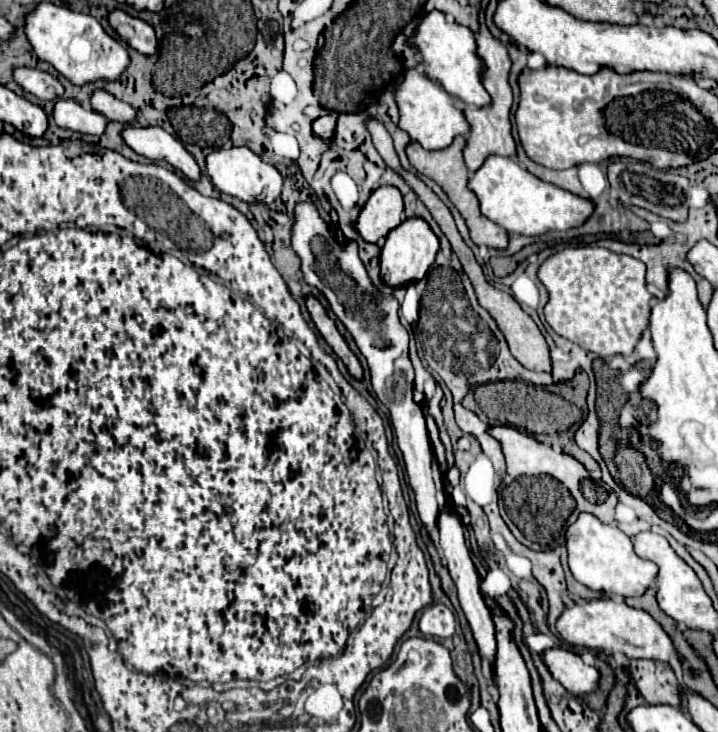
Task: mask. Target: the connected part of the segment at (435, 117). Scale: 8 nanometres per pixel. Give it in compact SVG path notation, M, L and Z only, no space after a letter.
M406 70L404 80L396 86L396 102L400 108L400 128L408 132L412 140L426 146L426 150L448 148L456 136L470 134L470 124L460 104L422 70Z

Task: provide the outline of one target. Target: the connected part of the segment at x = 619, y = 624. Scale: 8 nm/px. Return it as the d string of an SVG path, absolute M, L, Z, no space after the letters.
M596 598L586 604L574 604L562 612L556 622L556 630L562 640L570 642L576 648L598 648L604 652L622 652L632 660L658 660L664 664L672 664L672 660L682 662L682 654L672 644L670 636L664 628L644 610L630 608L626 602L618 602L612 598Z

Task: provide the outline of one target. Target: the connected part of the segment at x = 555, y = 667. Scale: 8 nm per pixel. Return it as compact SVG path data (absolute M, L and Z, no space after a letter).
M548 650L544 652L544 662L552 676L574 696L586 696L598 688L600 672L594 666L584 664L584 660L570 650Z

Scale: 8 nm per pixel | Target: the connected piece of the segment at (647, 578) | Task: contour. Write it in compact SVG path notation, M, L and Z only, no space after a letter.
M580 514L576 524L568 526L566 548L574 578L594 592L608 596L618 594L622 598L642 596L658 576L658 566L650 560L638 558L632 540L622 530L618 530L616 524L602 524L592 514Z

